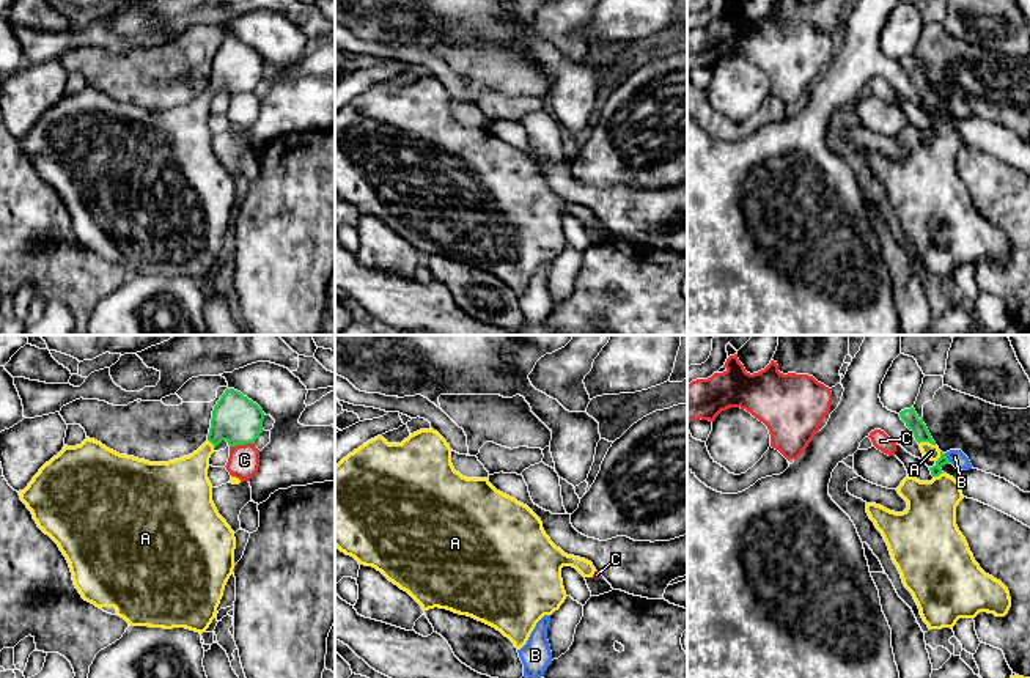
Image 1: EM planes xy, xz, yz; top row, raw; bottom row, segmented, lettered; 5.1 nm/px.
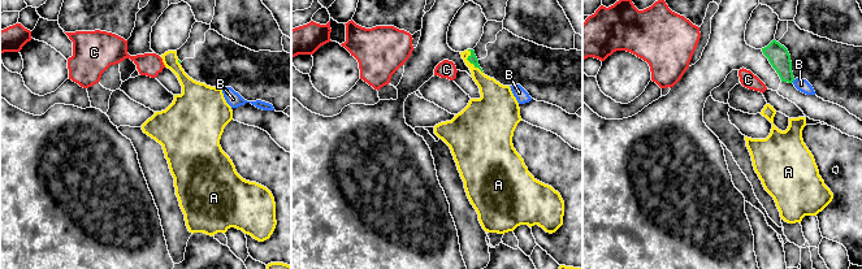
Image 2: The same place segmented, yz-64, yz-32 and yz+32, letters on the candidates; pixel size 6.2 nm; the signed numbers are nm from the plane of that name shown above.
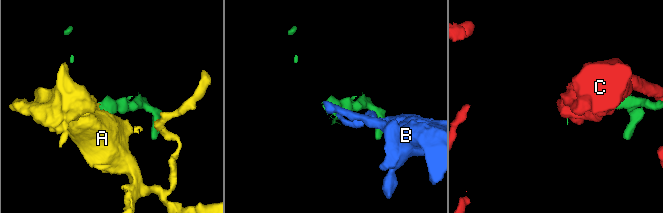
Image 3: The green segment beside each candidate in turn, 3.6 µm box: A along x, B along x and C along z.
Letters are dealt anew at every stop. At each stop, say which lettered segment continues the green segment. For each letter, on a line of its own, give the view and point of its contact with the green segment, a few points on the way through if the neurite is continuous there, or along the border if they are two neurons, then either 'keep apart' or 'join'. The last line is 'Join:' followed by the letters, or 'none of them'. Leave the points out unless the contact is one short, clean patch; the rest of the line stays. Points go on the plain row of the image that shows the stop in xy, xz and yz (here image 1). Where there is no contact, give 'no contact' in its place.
A: contact yz (926, 88); way yz (908, 63), (926, 88), (931, 99); join
B: contact yz (947, 106); border yz (944, 101), (950, 109); keep apart
C: contact xy (241, 92); border xy (253, 90), (230, 95); keep apart
Join: A

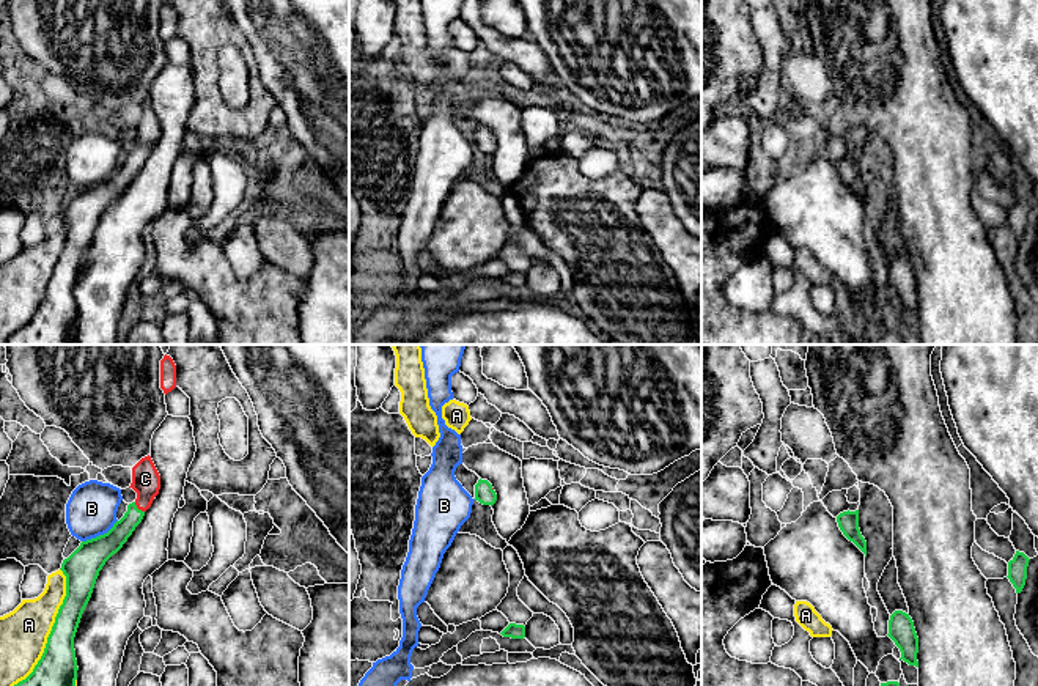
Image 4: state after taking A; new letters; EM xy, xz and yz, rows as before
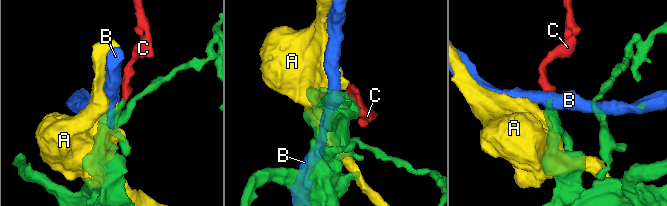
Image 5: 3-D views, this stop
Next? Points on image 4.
A: contact xy (49, 282); keep apart
B: contact xy (99, 183); border xy (117, 167), (106, 180), (82, 189); keep apart
C: contact xy (137, 156); way xy (106, 192), (132, 165), (137, 156), (145, 145), (145, 126); join
Join: C

